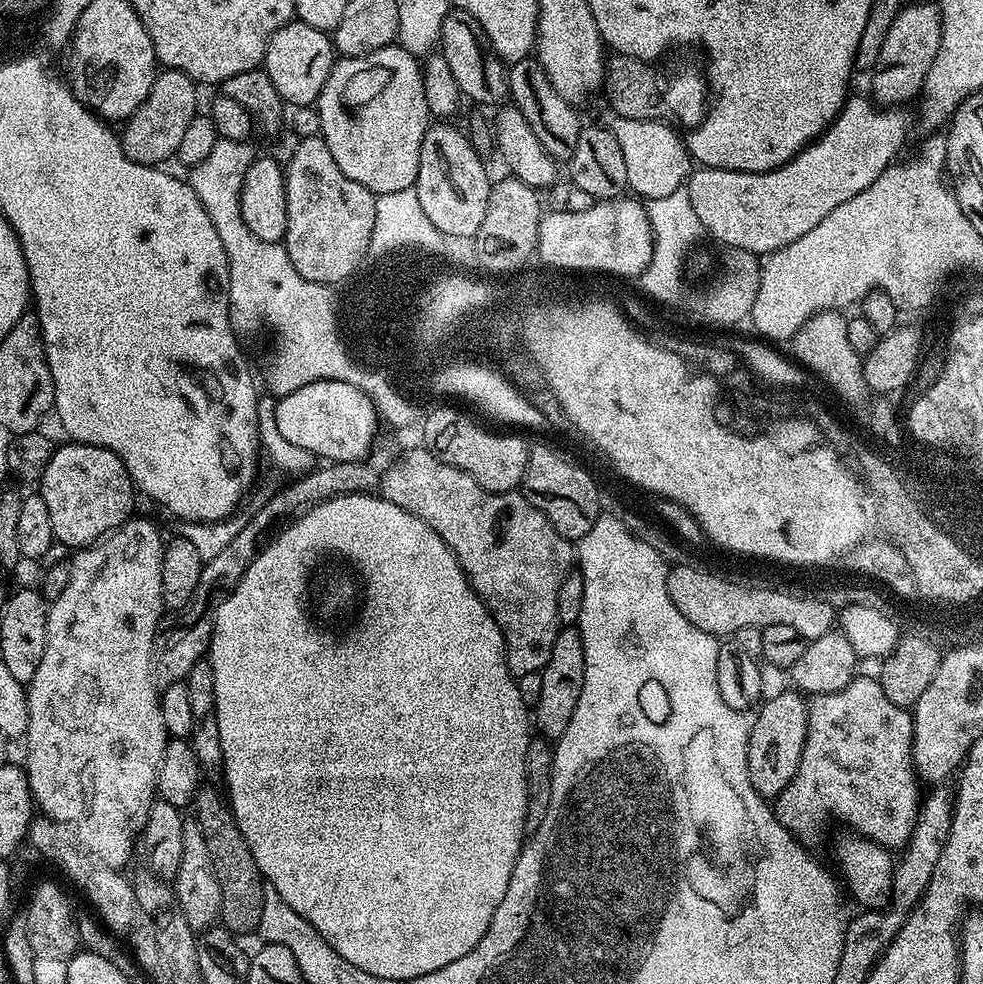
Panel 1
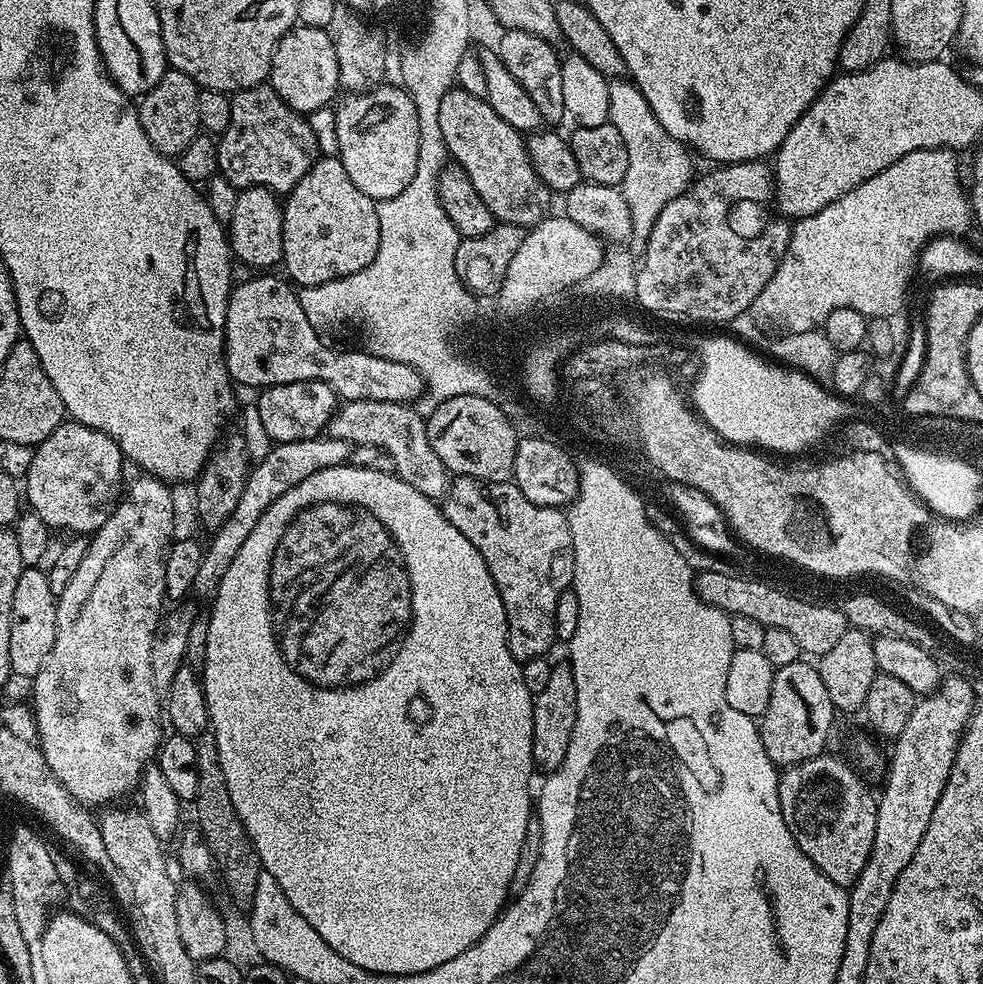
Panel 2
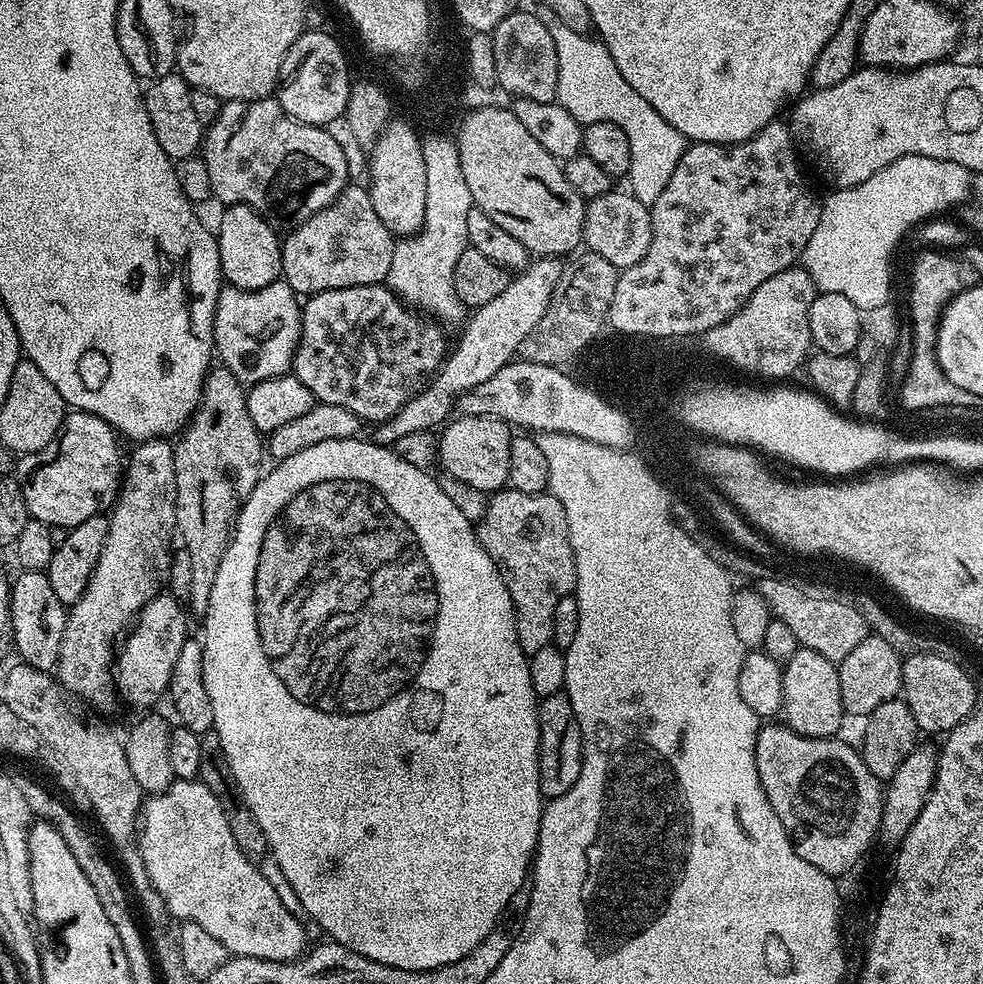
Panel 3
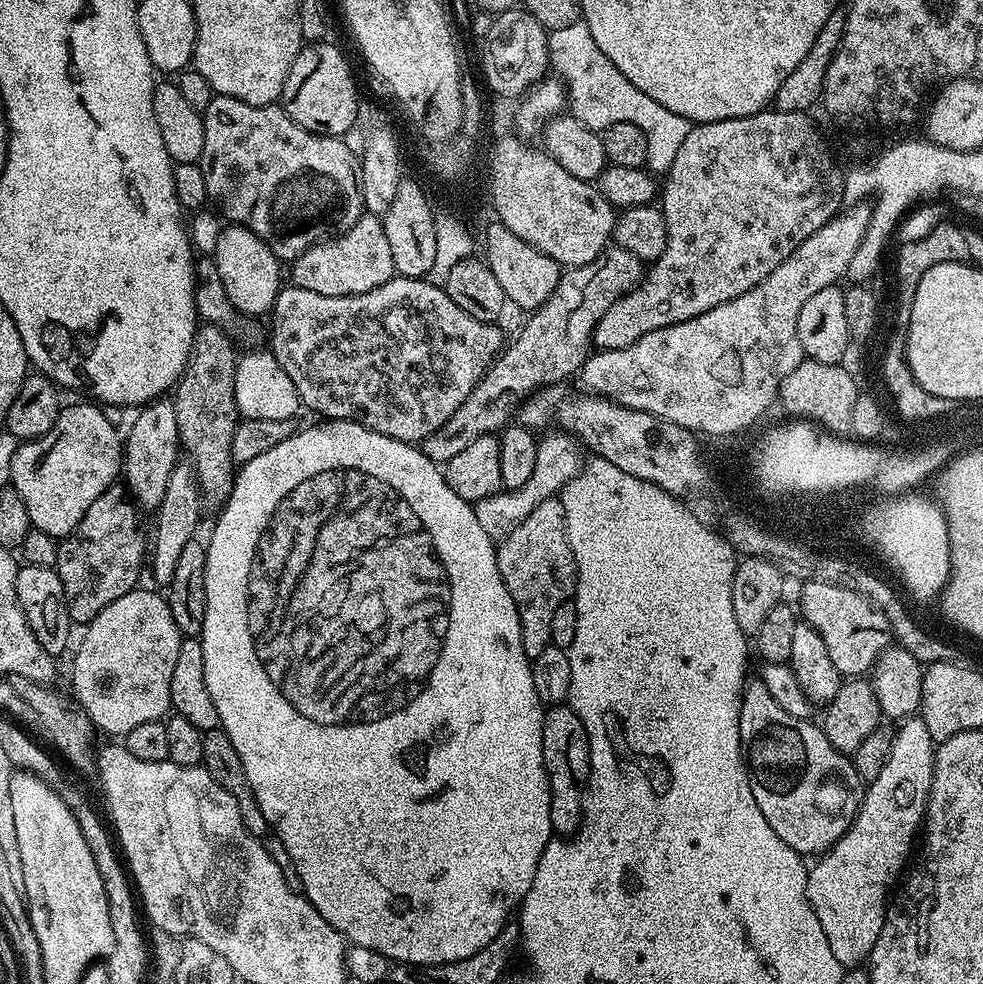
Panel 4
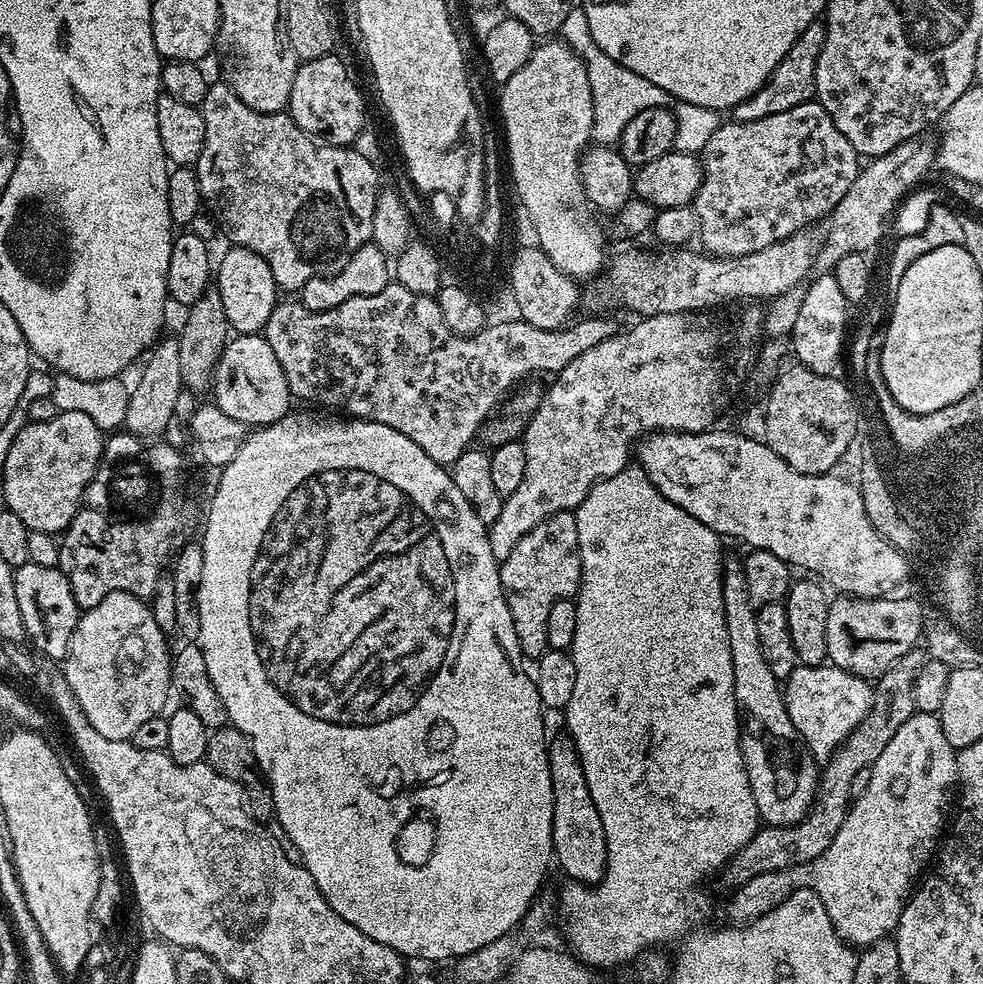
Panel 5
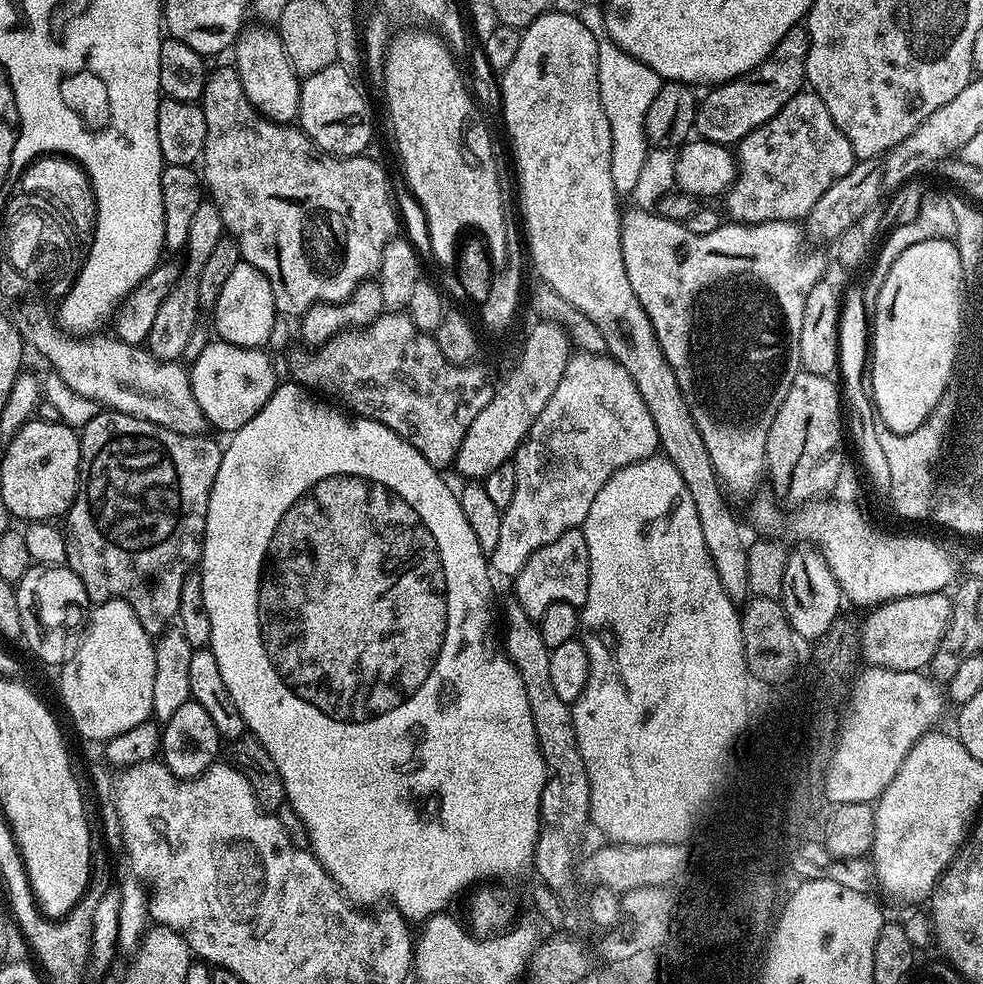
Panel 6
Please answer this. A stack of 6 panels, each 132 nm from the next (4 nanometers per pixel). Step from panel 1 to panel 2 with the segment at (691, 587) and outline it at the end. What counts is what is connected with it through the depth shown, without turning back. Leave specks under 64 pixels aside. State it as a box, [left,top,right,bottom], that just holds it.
[695,572,850,657]

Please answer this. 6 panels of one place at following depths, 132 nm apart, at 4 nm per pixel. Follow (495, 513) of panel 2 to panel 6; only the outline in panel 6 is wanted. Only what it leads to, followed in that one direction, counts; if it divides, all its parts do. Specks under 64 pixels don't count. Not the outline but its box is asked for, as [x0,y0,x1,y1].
[514,528,590,621]

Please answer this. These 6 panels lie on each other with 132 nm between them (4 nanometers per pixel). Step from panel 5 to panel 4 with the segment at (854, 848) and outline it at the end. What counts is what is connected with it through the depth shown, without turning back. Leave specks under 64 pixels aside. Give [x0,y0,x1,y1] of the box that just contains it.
[810,718,936,966]

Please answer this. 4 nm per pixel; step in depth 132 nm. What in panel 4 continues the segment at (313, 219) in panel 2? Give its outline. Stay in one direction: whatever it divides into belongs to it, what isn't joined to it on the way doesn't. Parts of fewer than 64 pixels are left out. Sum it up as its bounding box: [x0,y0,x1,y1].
[290,214,397,296]

